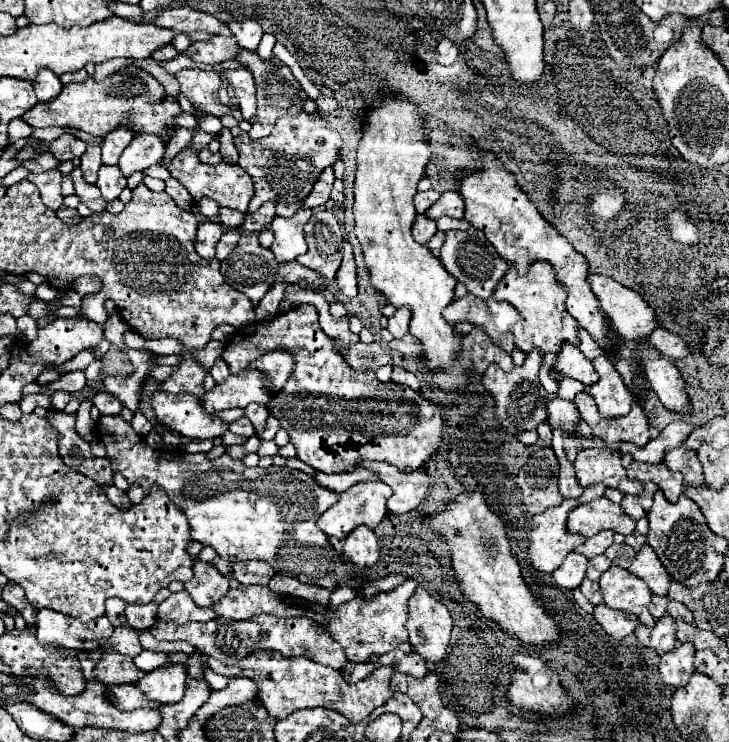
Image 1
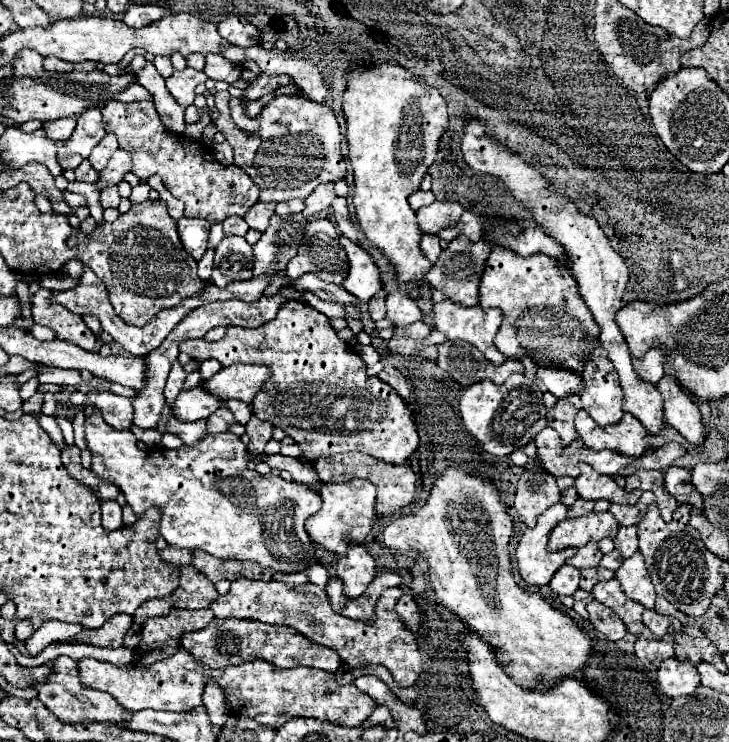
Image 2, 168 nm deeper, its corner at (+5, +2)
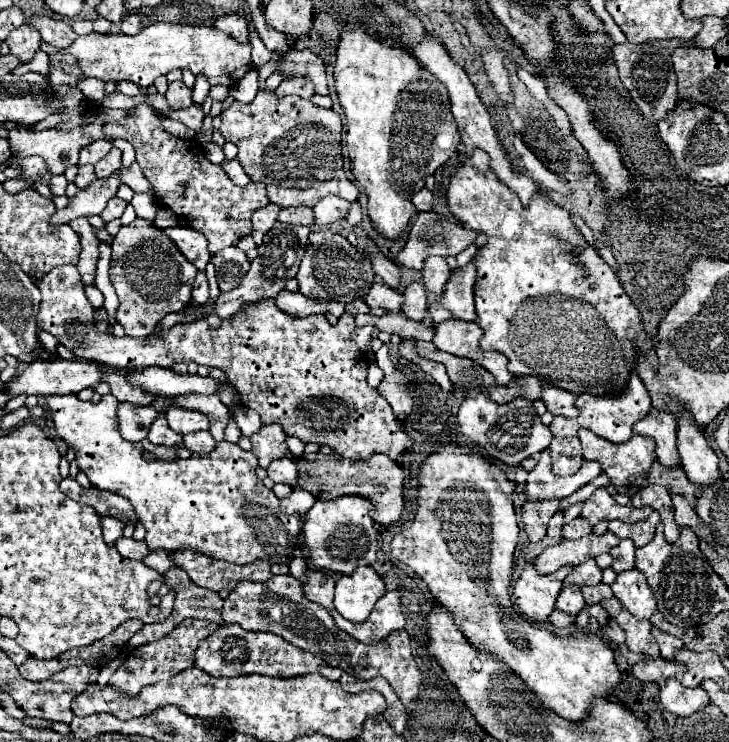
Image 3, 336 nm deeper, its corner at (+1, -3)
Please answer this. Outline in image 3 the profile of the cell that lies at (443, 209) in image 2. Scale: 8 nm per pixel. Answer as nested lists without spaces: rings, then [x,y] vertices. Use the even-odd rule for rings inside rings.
[[[420,212],[412,224],[412,230],[410,230],[410,236],[402,248],[402,252],[396,254],[394,258],[394,264],[398,266],[406,266],[410,270],[422,270],[424,268],[424,260],[428,256],[440,256],[440,258],[446,258],[446,256],[458,256],[462,250],[466,250],[474,240],[476,240],[476,232],[472,230],[466,230],[462,228],[460,224],[454,224],[454,222],[448,222],[444,216],[440,214],[434,214],[434,212]]]

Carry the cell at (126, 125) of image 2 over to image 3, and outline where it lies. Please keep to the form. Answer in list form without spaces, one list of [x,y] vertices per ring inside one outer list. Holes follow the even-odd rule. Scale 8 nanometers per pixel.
[[[148,104],[132,108],[132,114],[120,122],[106,124],[104,132],[106,136],[132,142],[132,146],[136,148],[136,162],[142,166],[142,172],[150,182],[156,200],[176,216],[184,218],[190,228],[202,232],[208,240],[210,254],[216,254],[226,246],[234,246],[242,236],[250,234],[252,214],[258,208],[270,204],[266,186],[262,182],[250,182],[244,188],[234,186],[222,166],[216,166],[206,158],[200,142],[182,140],[168,134],[162,124],[156,122],[154,108]]]

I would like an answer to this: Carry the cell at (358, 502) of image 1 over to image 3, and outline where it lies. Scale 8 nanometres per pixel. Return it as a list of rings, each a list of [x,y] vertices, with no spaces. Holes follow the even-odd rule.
[[[340,496],[334,500],[316,500],[304,516],[304,544],[310,550],[310,562],[336,574],[350,576],[358,566],[374,564],[376,560],[376,530],[370,518],[370,500],[362,496]]]

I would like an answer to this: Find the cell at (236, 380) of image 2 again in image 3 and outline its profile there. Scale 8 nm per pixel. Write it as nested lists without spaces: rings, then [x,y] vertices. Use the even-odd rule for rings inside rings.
[[[150,366],[144,368],[142,372],[128,372],[128,380],[134,386],[144,388],[146,392],[152,394],[162,394],[162,396],[180,396],[180,394],[218,394],[226,406],[236,406],[238,394],[232,388],[232,384],[218,386],[212,378],[200,378],[190,376],[190,374],[176,374],[170,368],[160,368],[160,366]]]

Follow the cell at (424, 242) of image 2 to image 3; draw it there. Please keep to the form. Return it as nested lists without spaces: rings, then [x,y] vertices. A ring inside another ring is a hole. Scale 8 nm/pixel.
[[[432,256],[432,258],[426,260],[424,270],[422,270],[422,278],[424,278],[424,284],[426,284],[428,292],[432,292],[436,296],[444,294],[448,276],[450,276],[450,268],[448,268],[448,264],[446,264],[444,258]]]

